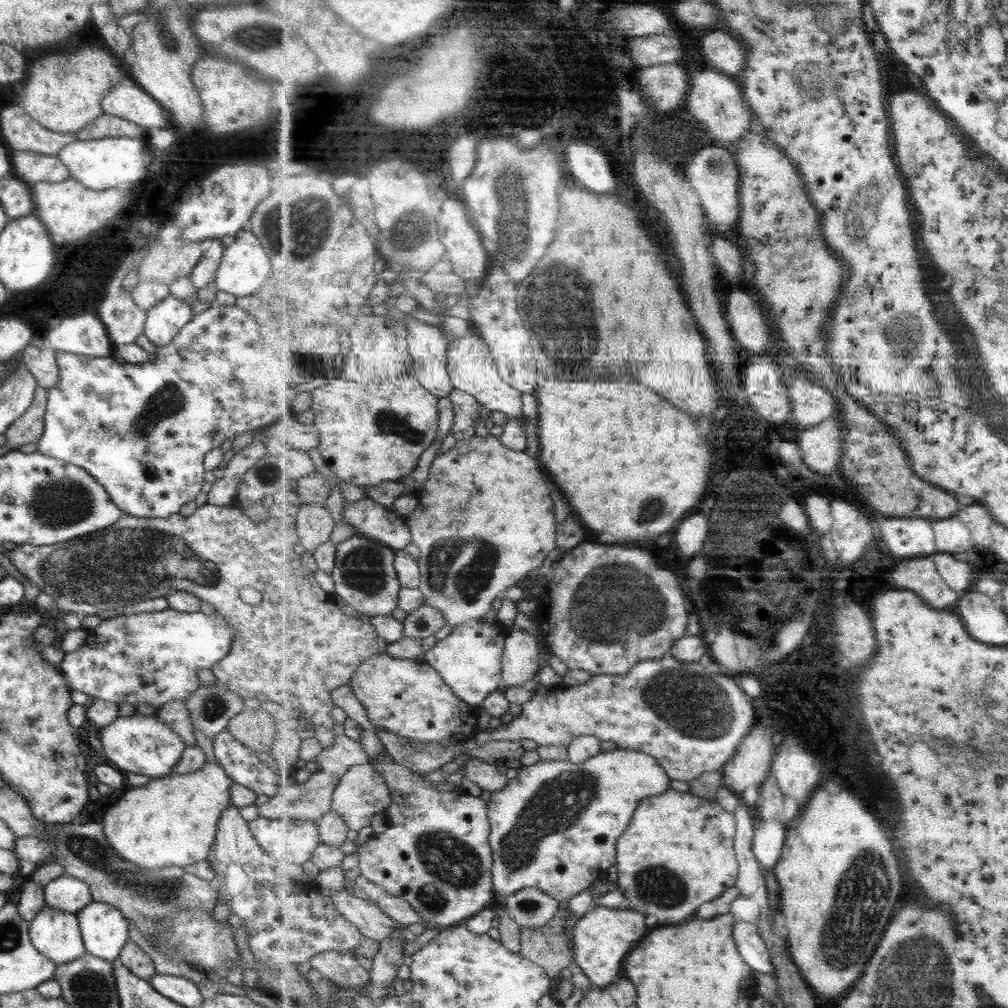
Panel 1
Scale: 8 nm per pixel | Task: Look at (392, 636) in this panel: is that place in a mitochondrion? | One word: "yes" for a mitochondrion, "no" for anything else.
no

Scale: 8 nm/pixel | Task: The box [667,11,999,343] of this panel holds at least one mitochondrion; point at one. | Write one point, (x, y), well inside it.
(818, 90)

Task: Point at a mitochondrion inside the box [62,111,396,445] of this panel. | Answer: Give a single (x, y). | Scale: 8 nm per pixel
(302, 224)

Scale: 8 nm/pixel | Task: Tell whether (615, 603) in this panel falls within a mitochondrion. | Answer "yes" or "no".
yes

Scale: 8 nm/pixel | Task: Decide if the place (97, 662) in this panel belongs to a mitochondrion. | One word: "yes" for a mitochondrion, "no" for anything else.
no

